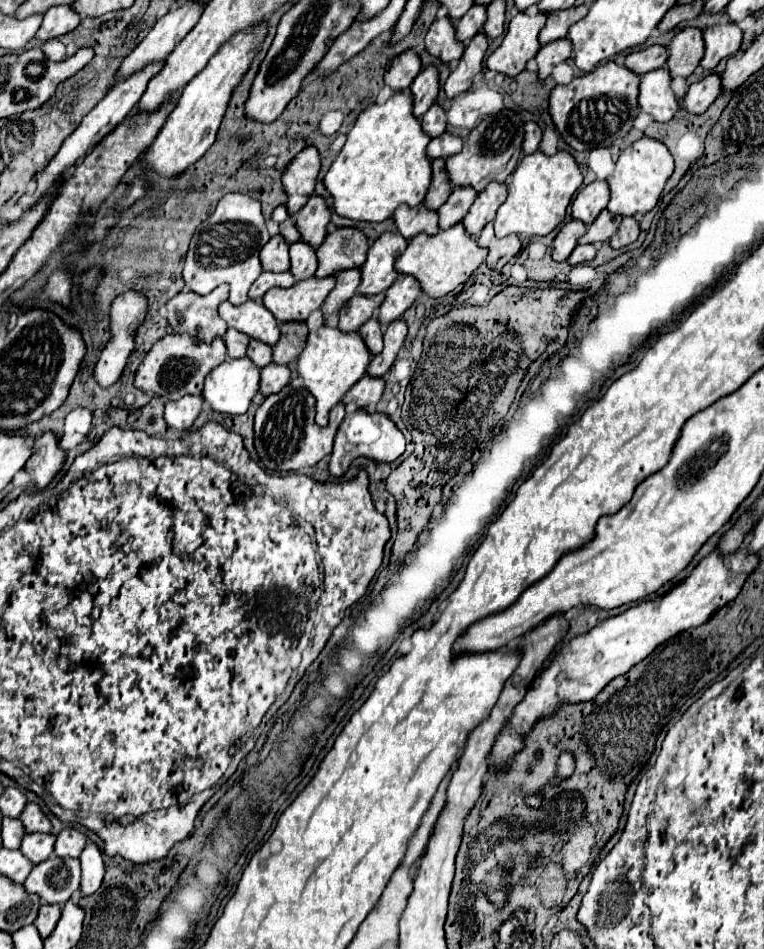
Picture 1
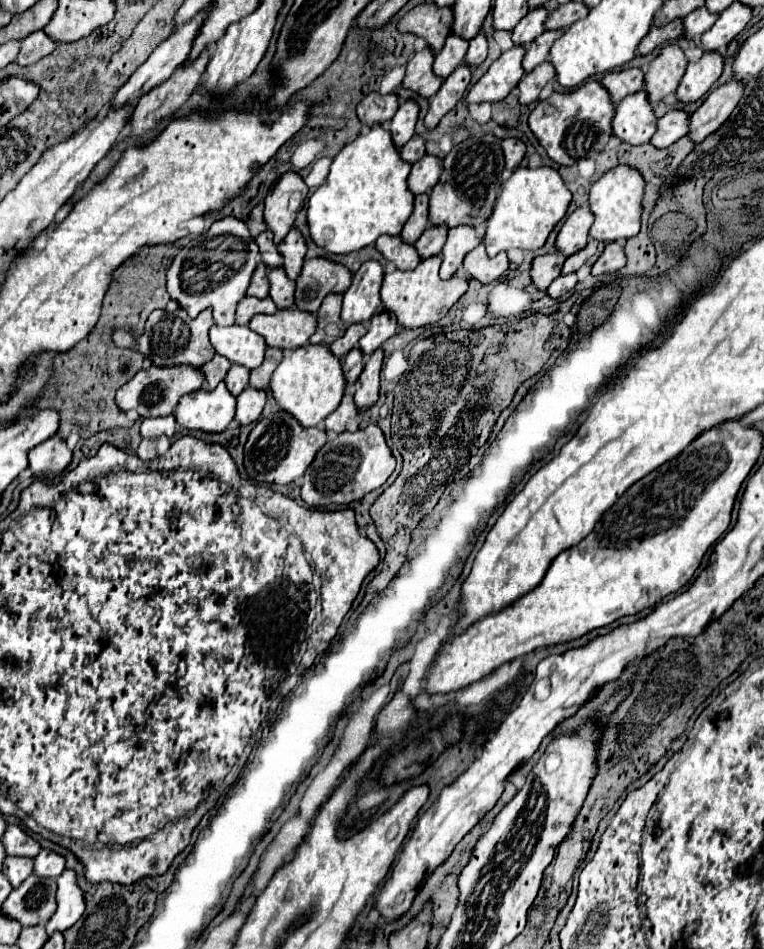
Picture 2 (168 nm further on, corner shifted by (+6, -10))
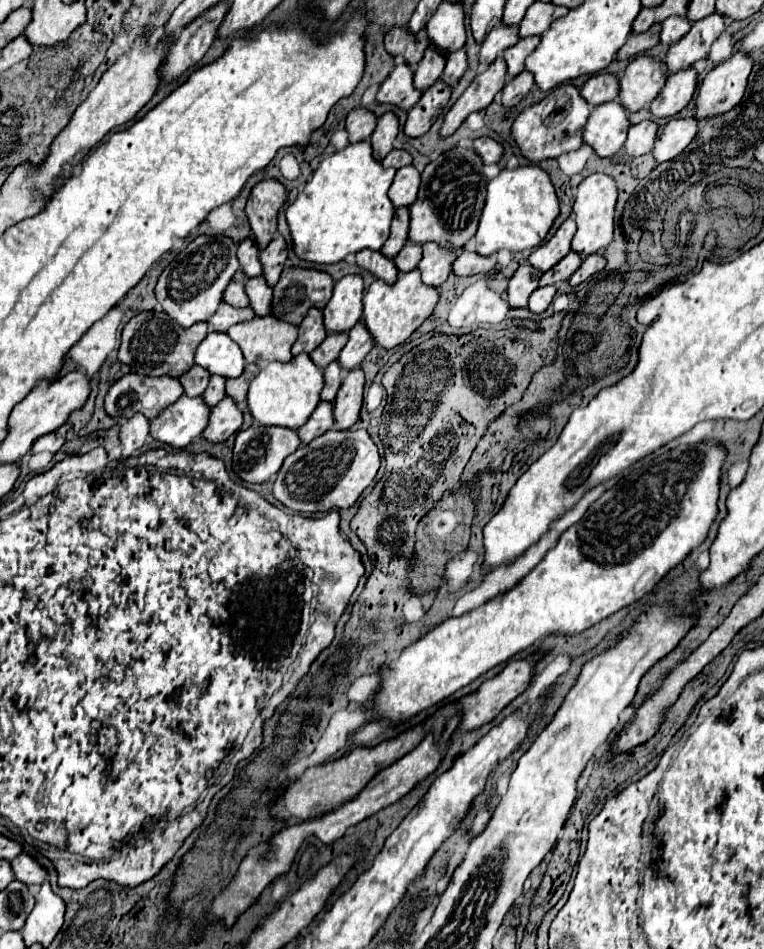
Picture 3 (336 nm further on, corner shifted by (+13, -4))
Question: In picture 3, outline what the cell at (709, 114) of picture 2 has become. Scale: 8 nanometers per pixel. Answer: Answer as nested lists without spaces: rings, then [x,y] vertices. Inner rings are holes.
[[[686,116],[686,118],[672,118],[668,124],[658,132],[656,146],[654,146],[654,156],[656,162],[666,162],[678,156],[696,136],[702,120],[696,120],[696,116]]]

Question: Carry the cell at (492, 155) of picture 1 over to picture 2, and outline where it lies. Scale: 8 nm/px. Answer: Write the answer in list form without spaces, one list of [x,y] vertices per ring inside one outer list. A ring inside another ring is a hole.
[[[491,134],[483,136],[471,146],[471,138],[455,144],[453,150],[443,158],[443,172],[437,186],[429,196],[429,224],[431,226],[473,226],[477,228],[491,216],[497,192],[501,190],[503,172],[503,150],[499,150],[499,140]]]

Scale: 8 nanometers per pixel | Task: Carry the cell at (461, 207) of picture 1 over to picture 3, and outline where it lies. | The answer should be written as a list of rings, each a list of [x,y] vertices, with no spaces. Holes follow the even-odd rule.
[[[404,244],[404,248],[398,252],[398,256],[394,258],[394,264],[398,266],[400,272],[410,272],[418,266],[420,262],[420,252],[422,252],[422,246],[420,244]]]

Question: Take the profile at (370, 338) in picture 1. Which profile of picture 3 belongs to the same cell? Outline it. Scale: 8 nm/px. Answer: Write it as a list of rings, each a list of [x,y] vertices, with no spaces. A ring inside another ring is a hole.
[[[334,360],[332,364],[326,366],[324,370],[324,388],[322,388],[322,400],[334,400],[338,388],[342,384],[342,368],[340,364]]]

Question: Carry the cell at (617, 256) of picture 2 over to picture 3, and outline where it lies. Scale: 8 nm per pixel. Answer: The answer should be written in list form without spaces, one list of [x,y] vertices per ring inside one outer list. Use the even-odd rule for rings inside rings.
[[[602,254],[586,256],[586,258],[584,258],[584,262],[582,262],[582,266],[572,274],[570,284],[572,284],[572,286],[578,286],[578,284],[580,284],[580,282],[584,282],[588,276],[592,276],[592,274],[596,274],[596,272],[604,270],[604,266],[606,266],[606,258],[604,258]]]

